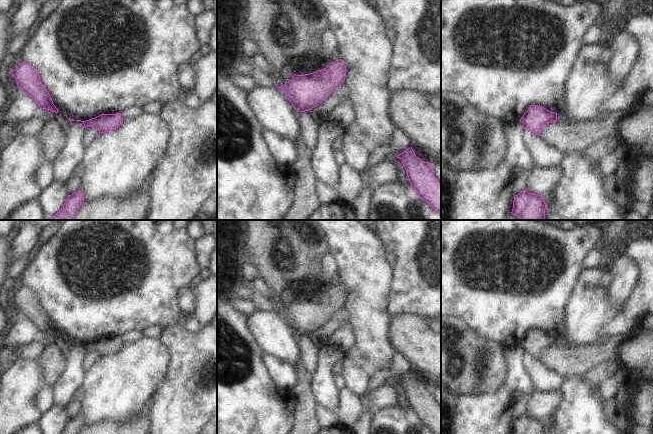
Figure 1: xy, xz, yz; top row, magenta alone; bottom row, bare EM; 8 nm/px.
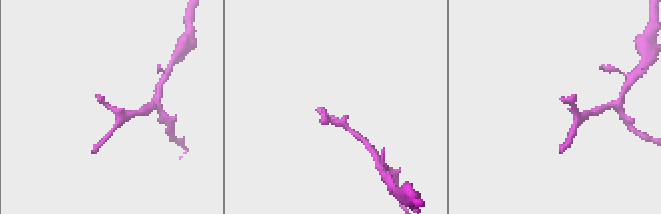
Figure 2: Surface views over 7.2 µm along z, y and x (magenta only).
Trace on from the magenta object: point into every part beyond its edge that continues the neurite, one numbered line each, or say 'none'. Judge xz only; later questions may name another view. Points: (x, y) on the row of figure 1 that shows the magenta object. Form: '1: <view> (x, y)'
none

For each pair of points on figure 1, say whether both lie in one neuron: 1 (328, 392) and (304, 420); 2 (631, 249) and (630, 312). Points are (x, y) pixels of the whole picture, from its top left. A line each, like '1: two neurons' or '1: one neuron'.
1: two neurons
2: one neuron

